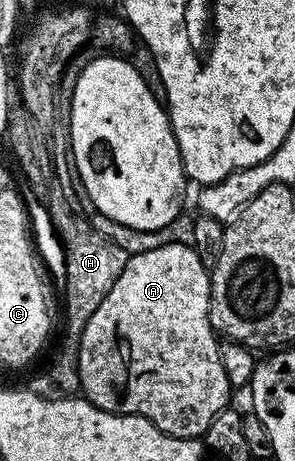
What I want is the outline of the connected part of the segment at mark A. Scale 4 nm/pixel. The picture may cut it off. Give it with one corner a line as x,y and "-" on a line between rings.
169,243
163,247
153,248
151,251
132,254
128,257
121,276
117,276
113,288
109,288
105,300
101,300
101,304
97,304
97,312
93,312
93,316
89,316
89,320
81,332
78,353
79,390
87,401
110,414
139,414
143,418
149,418
161,432
174,438
202,439
209,424
213,424
213,420
222,410
228,409
230,402
227,401
233,394
233,388
225,376
225,368
221,368
219,343
217,332
211,326
211,276
209,270
202,266
194,247

